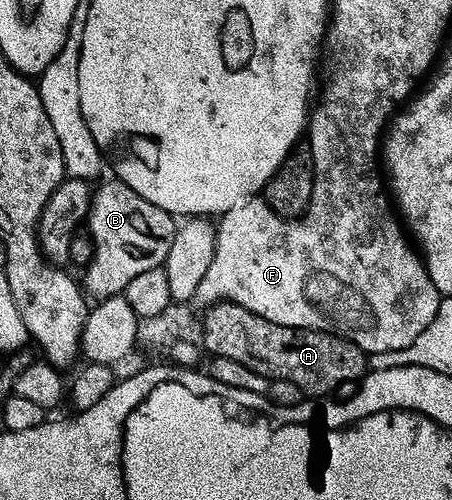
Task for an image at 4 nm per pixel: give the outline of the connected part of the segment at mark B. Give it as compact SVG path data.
M110 179L104 183L100 189L96 188L91 194L91 209L87 212L87 219L85 222L85 229L91 232L91 245L95 250L91 253L91 262L87 265L87 274L81 277L81 285L84 290L92 298L102 299L105 297L118 297L126 290L129 283L133 283L133 279L137 279L137 275L141 275L141 271L149 271L150 269L160 268L166 262L169 255L169 247L173 247L173 239L175 238L175 231L177 228L177 221L172 214L167 213L161 207L157 207L153 203L149 203L149 199L141 199L141 195L137 195L137 191L133 191L133 187L129 187L124 181L118 179Z

